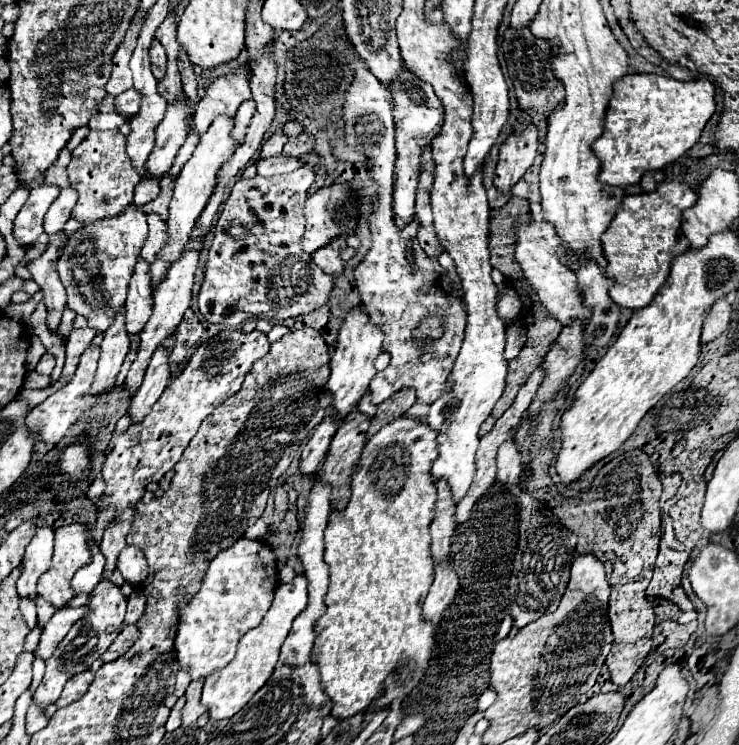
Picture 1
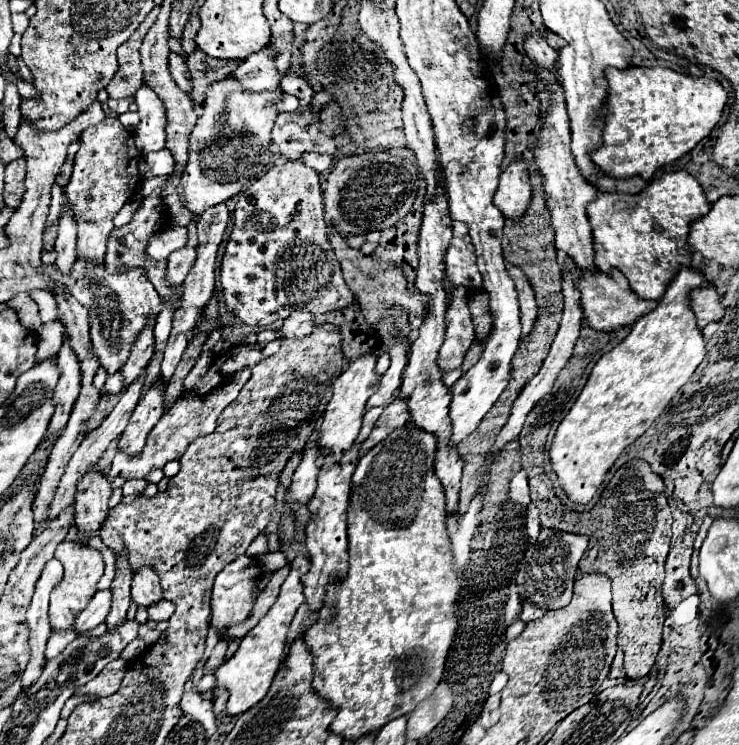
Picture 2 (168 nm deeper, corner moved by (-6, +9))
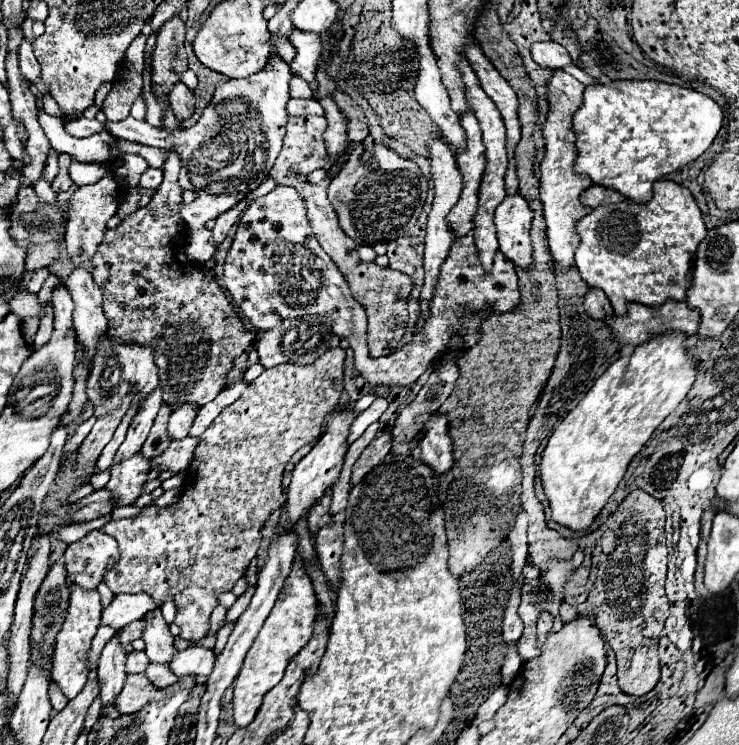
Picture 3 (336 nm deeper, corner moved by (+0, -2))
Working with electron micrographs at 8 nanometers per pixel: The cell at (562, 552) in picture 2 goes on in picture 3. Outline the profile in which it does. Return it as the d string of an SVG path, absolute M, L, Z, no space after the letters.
M576 552L572 560L566 560L566 562L558 562L558 560L550 560L550 568L546 574L540 576L540 580L536 582L526 582L524 588L522 588L522 602L520 602L520 608L518 608L518 616L522 618L524 622L524 634L520 638L520 658L522 662L526 660L532 660L532 658L538 658L540 654L540 648L534 648L534 642L536 642L536 620L540 616L542 610L550 610L554 614L554 626L556 628L562 628L562 620L560 620L560 604L562 604L562 592L564 592L564 584L568 580L568 576L582 564L584 560L584 554L582 552Z

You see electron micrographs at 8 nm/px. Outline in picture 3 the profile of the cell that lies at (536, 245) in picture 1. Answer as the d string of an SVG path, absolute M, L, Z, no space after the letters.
M666 300L660 306L644 306L644 304L628 304L628 316L614 316L606 320L608 328L614 332L614 336L622 344L632 344L638 346L646 340L650 340L654 334L664 334L664 332L682 332L686 336L696 334L698 324L700 324L700 314L698 310L690 310L686 302L676 302L676 300Z

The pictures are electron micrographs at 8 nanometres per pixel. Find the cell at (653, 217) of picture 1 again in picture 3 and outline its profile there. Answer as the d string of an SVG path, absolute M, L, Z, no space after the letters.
M658 180L654 184L654 196L648 204L624 200L620 204L598 206L578 222L576 230L580 234L576 252L576 268L580 272L580 278L588 284L588 288L600 288L612 302L616 314L626 314L628 302L660 306L668 298L686 300L686 288L690 288L692 280L690 272L694 264L694 252L706 236L702 212L688 188L670 180Z

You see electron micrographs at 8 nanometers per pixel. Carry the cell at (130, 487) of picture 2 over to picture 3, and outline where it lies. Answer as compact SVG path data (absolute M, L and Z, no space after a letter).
M107 514L95 520L82 523L80 525L64 526L58 533L58 539L66 544L71 544L84 537L88 532L94 529L100 529L106 522L112 519L112 514Z

